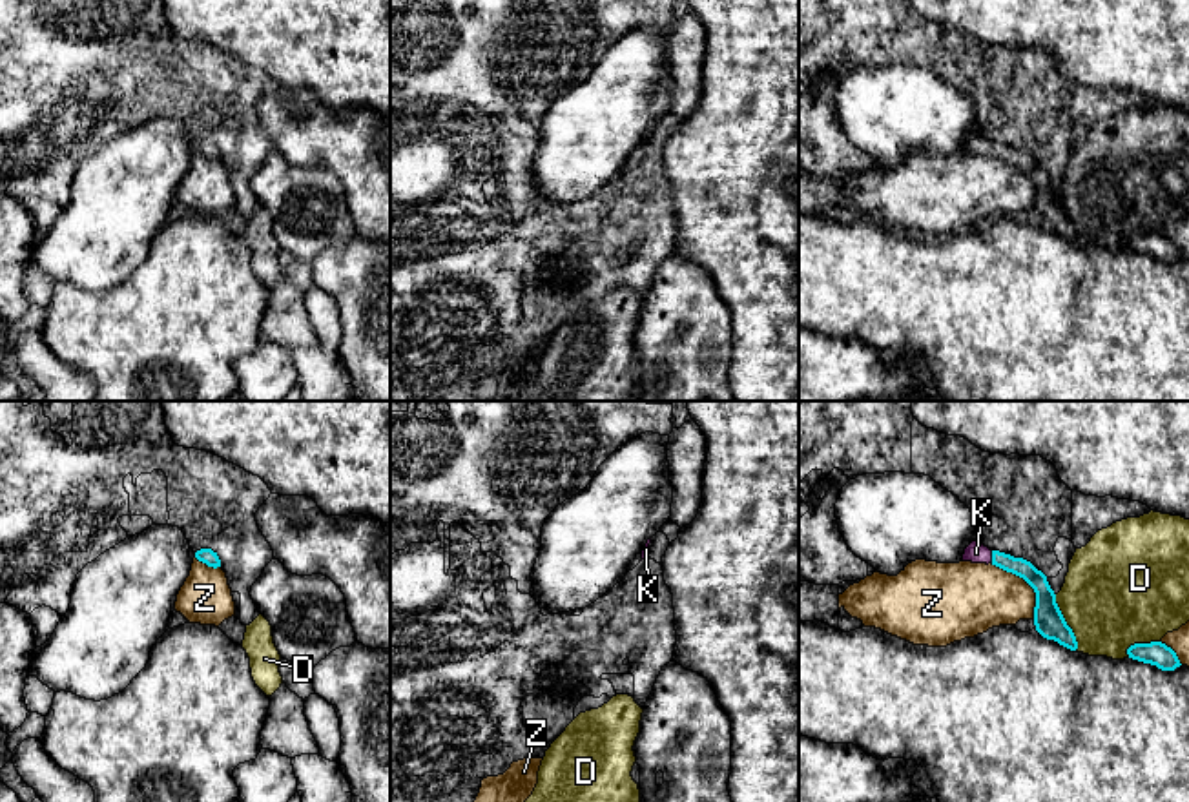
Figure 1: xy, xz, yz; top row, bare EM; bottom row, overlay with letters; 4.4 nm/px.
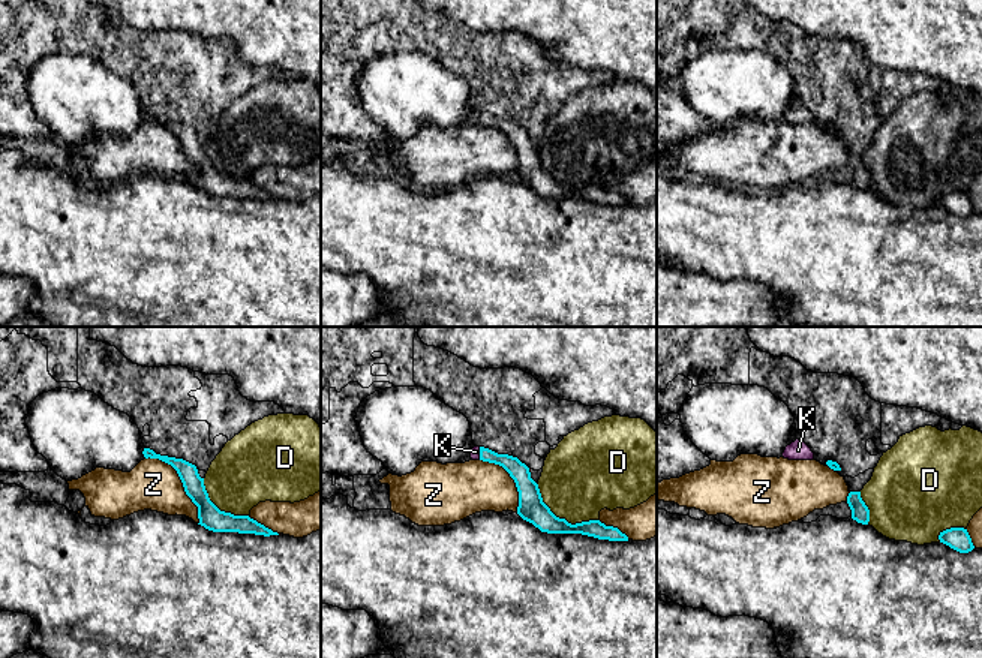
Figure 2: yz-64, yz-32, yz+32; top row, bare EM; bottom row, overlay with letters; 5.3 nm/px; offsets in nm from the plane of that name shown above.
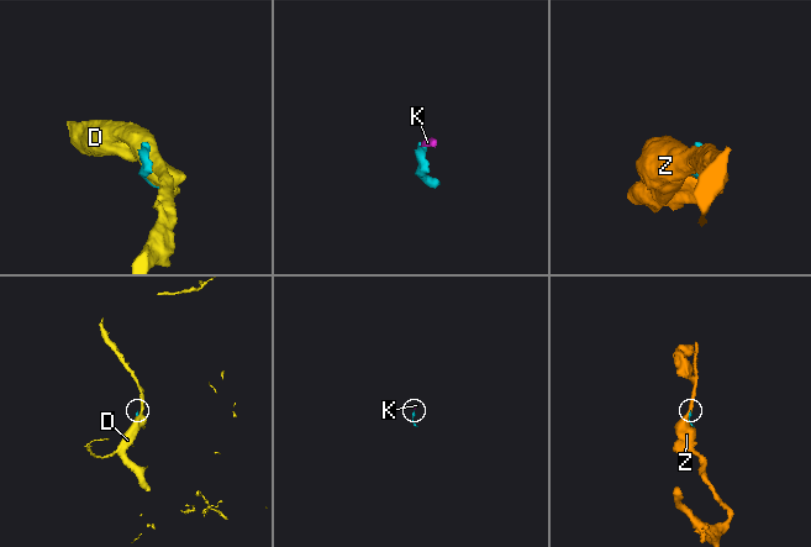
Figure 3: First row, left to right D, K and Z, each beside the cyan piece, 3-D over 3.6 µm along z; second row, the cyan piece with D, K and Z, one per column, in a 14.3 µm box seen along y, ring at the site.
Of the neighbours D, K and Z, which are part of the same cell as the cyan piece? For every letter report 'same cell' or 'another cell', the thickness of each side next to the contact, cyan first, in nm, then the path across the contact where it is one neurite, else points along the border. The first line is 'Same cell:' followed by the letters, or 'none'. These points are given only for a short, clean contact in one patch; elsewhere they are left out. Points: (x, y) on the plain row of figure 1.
Same cell: K
D: another cell; calibres 130 and 460 nm
K: same cell; calibres 80 and 90 nm; way yz (1016, 157), (992, 148), (976, 144)
Z: another cell; calibres 130 and 300 nm

